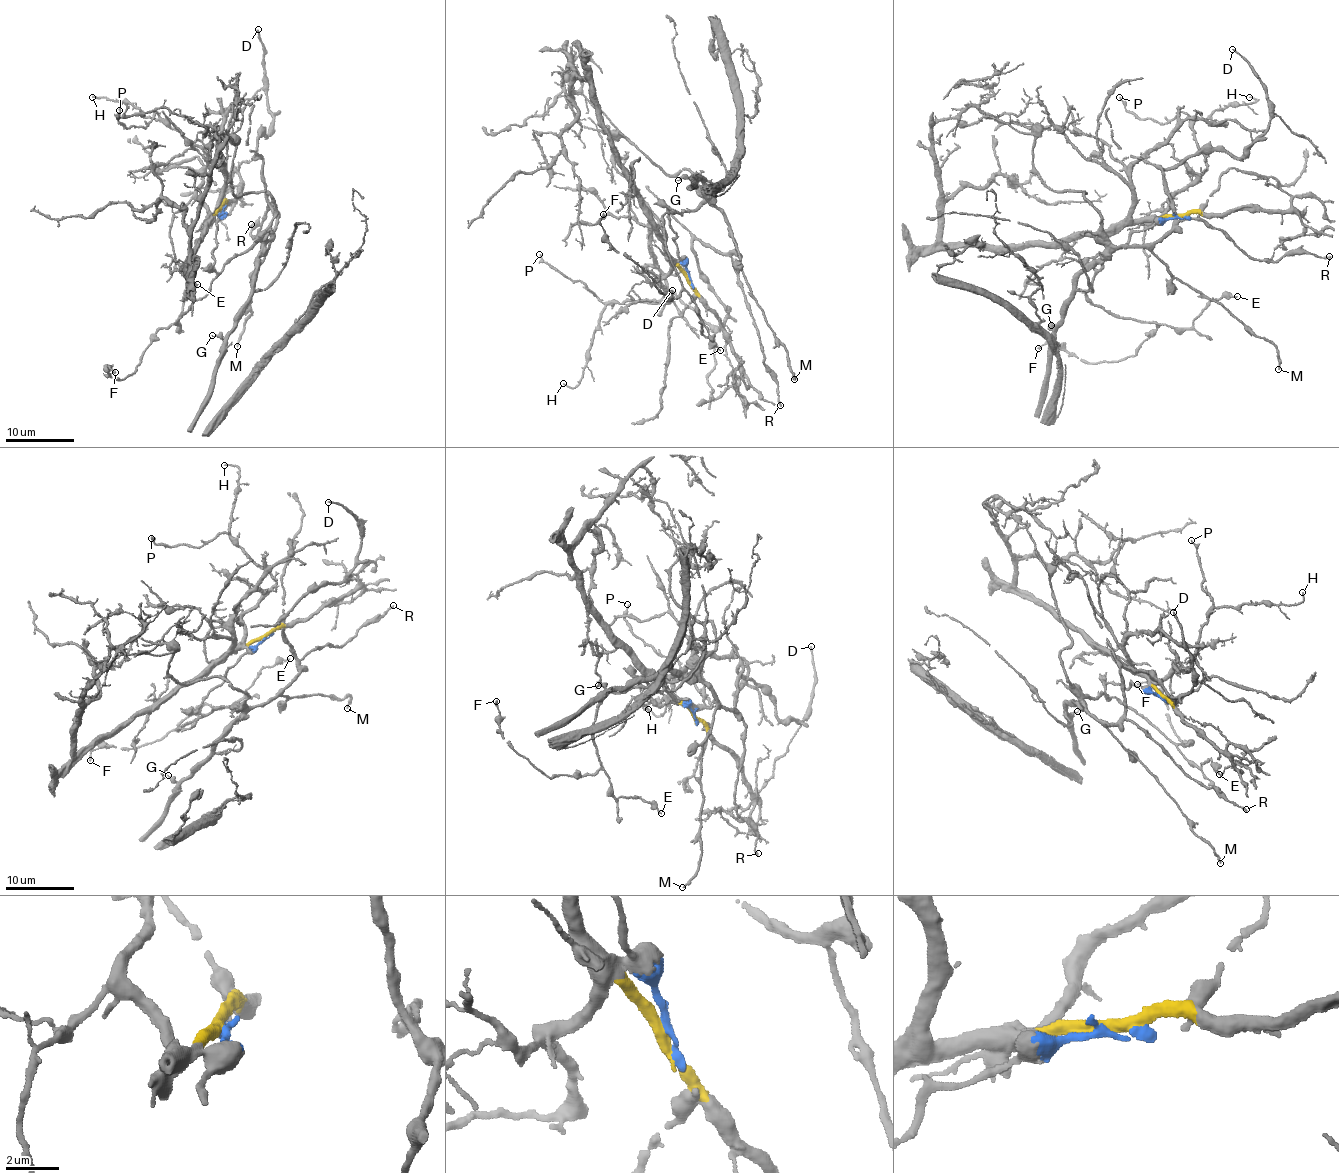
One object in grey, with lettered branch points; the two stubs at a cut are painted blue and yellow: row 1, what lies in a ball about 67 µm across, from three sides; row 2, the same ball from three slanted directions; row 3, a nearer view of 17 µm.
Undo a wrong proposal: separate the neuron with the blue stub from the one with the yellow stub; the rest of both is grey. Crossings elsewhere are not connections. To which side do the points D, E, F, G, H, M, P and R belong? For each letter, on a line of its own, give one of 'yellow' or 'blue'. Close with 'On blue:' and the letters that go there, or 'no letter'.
D: blue
E: blue
F: blue
G: blue
H: yellow
M: blue
P: yellow
R: blue
On blue: D, E, F, G, M, R

